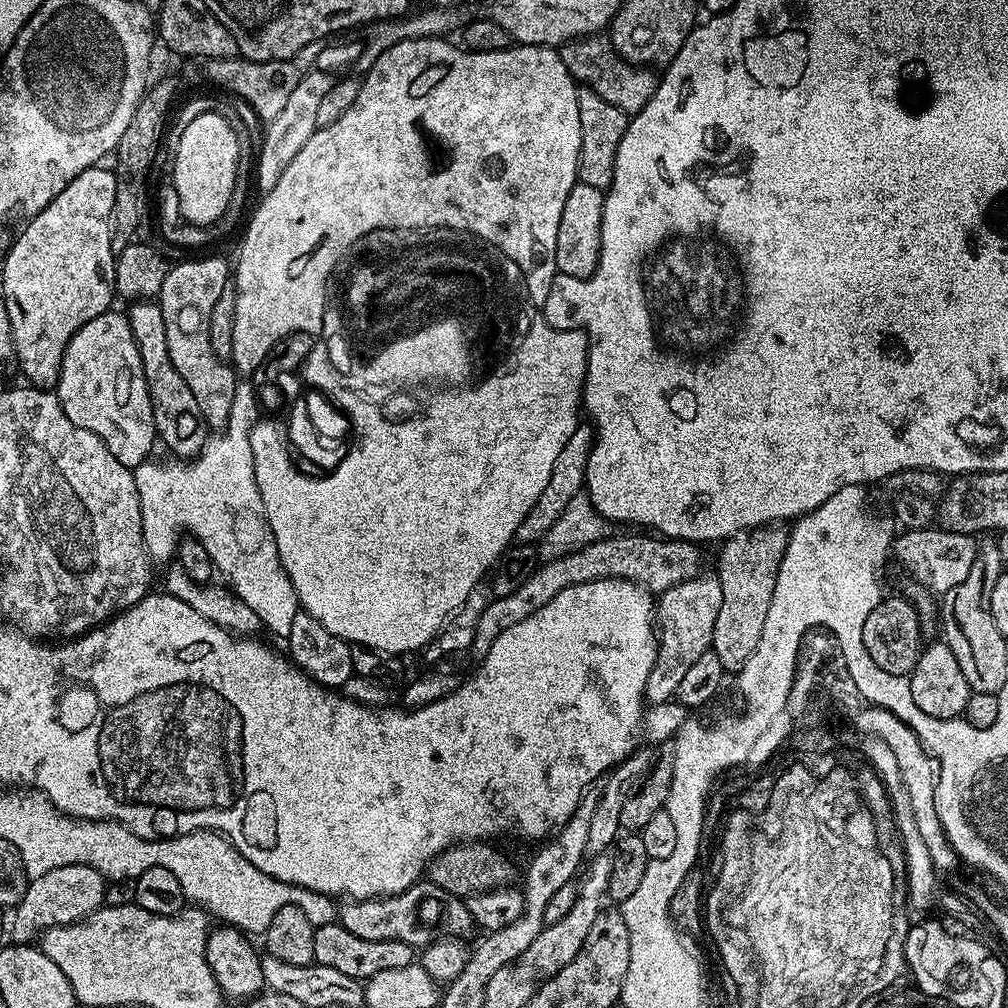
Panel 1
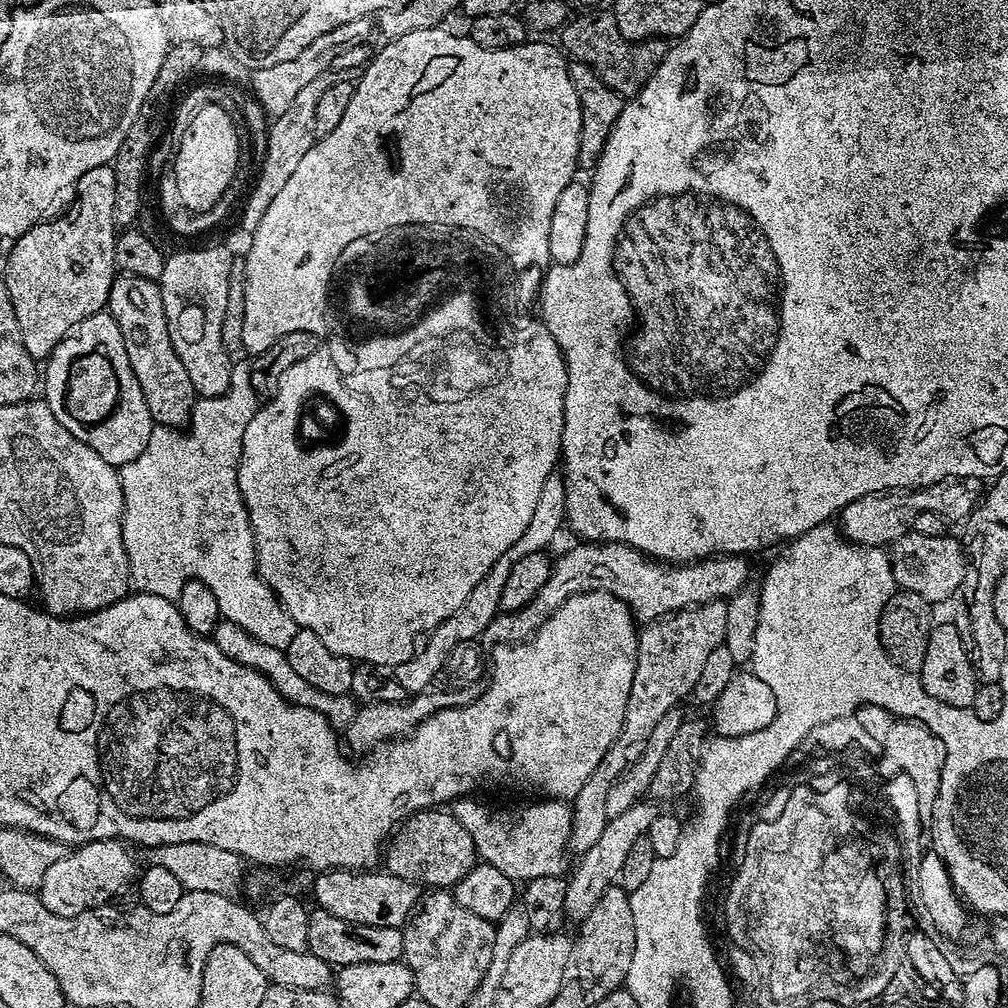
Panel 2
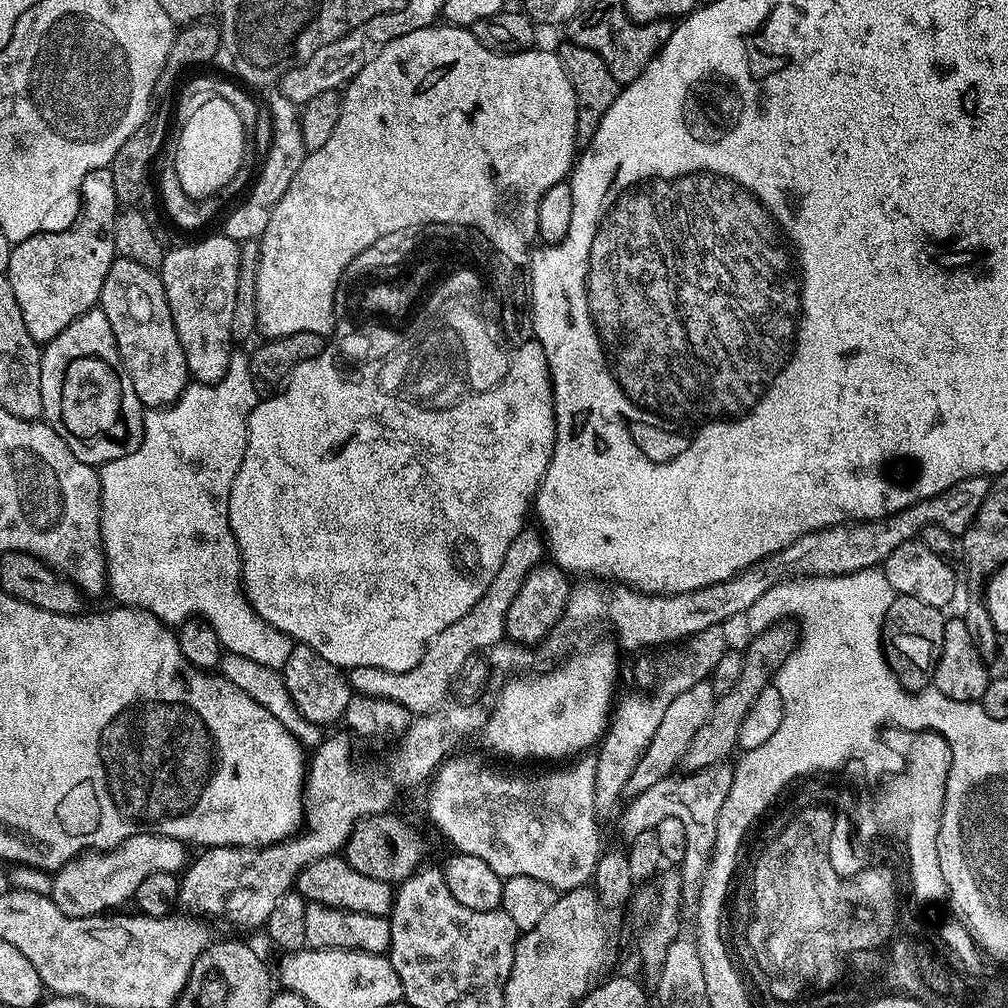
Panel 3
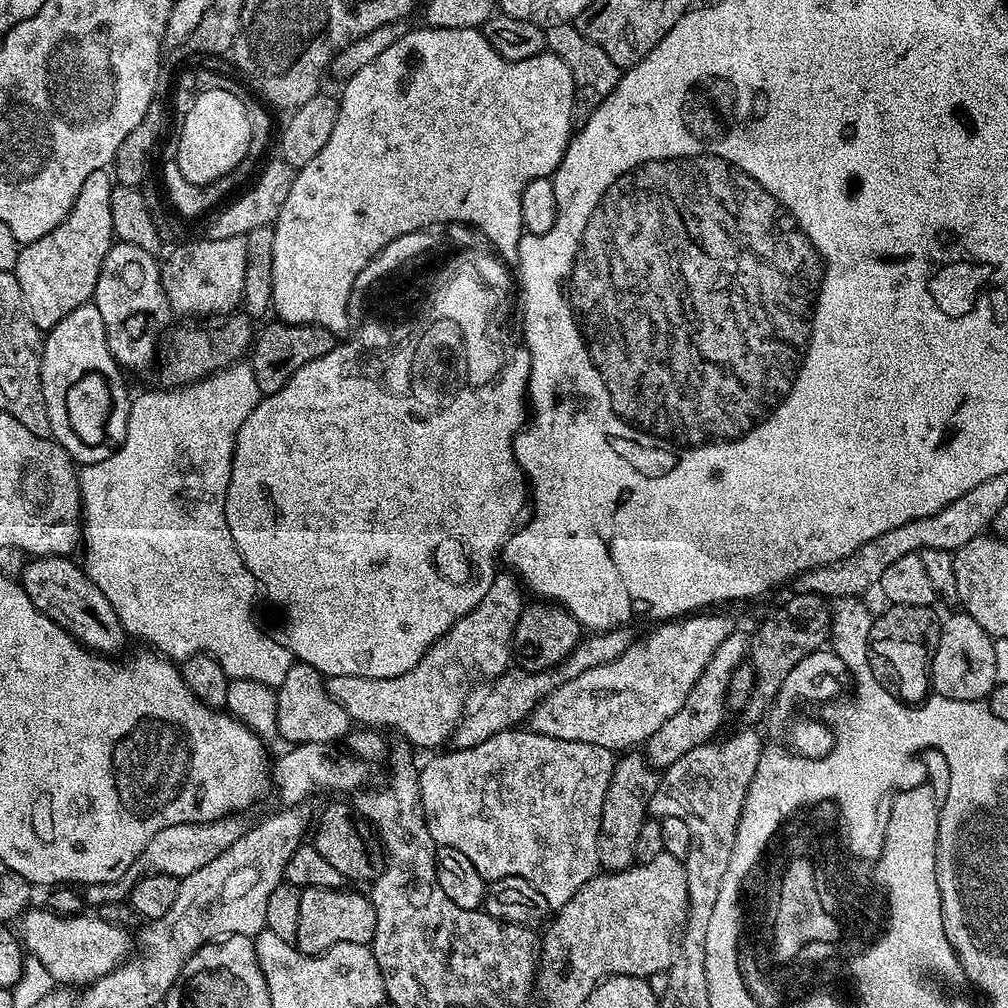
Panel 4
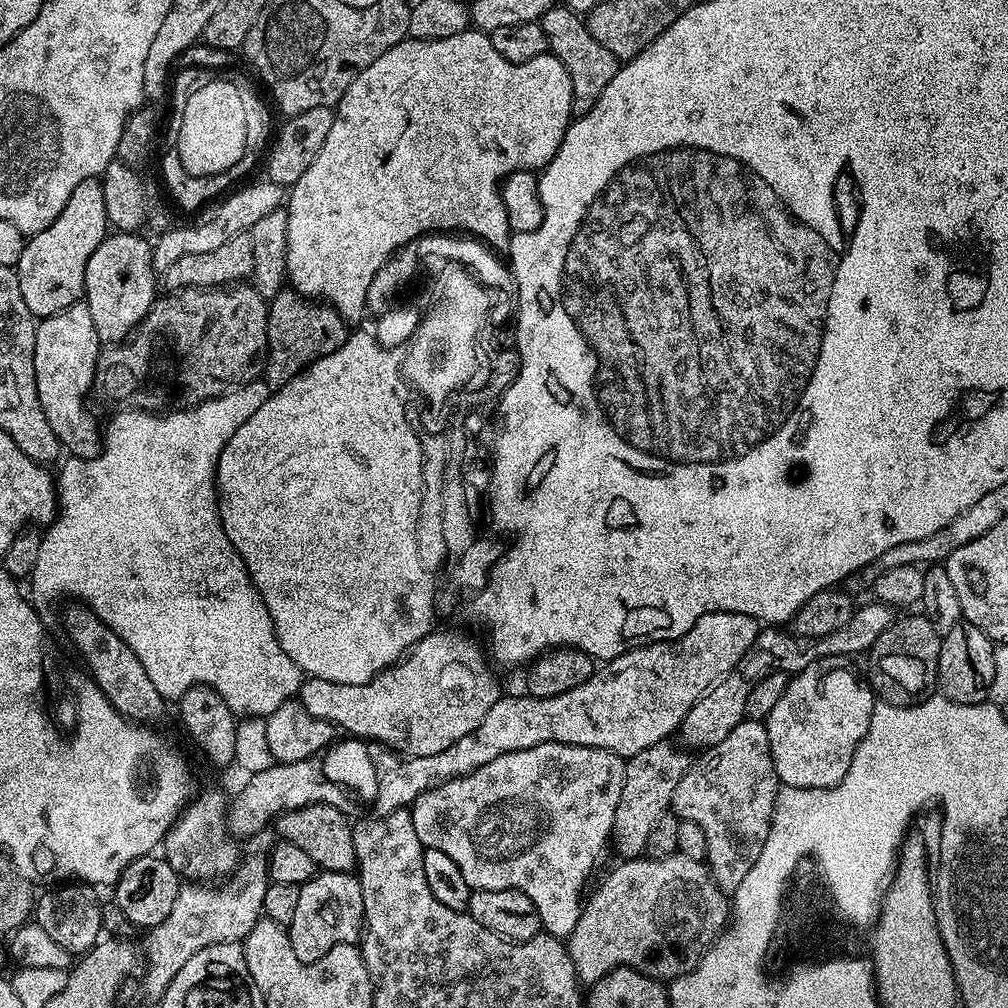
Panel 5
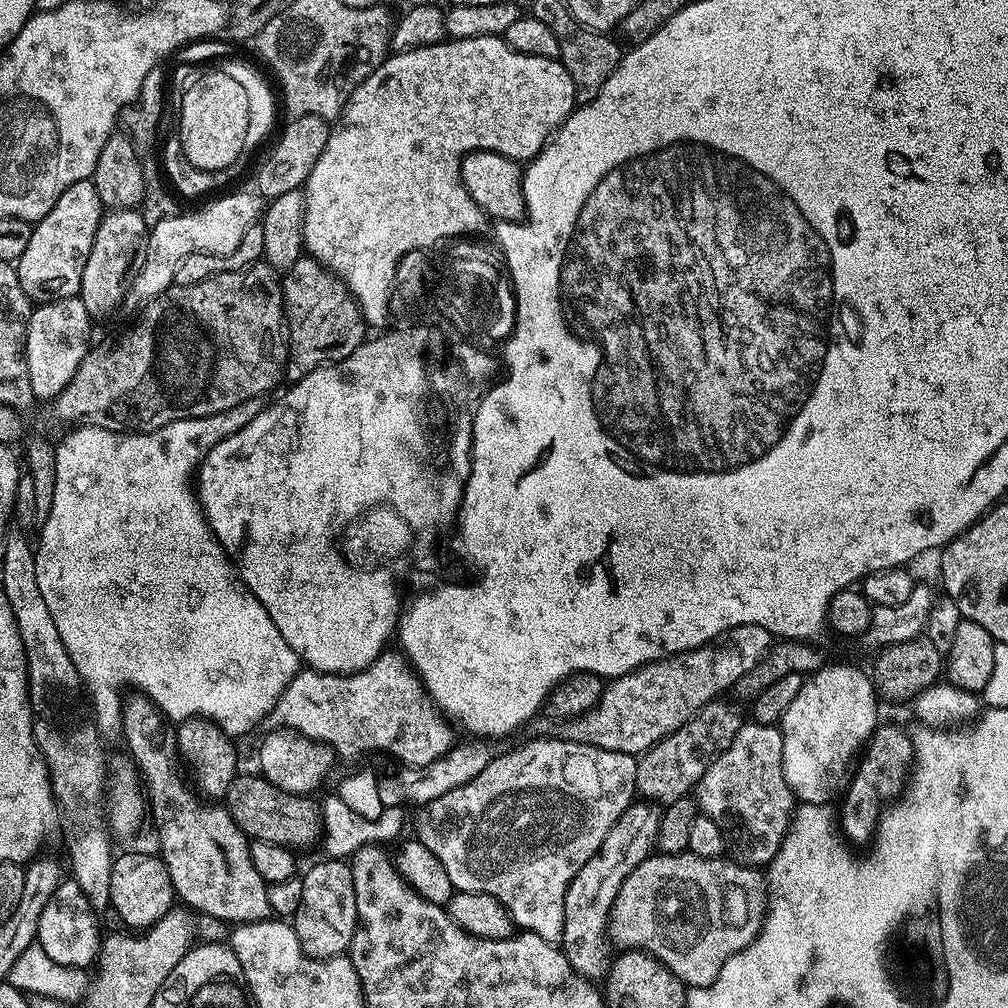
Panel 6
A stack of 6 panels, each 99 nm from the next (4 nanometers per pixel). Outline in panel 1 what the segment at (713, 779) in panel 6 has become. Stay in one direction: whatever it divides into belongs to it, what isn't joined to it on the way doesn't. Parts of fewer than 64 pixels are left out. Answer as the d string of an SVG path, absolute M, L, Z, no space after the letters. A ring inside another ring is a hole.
M611 855L593 856L583 865L578 876L578 887L574 906L570 906L570 914L553 924L545 924L544 928L530 942L530 950L526 950L522 957L522 964L528 972L540 978L553 976L566 962L574 962L574 954L582 950L582 942L586 942L586 934L590 934L590 926L594 926L594 918L605 907L608 887L610 886L610 866L612 865Z

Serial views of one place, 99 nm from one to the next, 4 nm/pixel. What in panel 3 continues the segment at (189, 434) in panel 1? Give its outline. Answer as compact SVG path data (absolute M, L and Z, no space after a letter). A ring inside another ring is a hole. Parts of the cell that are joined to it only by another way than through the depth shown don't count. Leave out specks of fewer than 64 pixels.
M120 256L112 261L110 270L106 270L106 282L102 282L98 306L106 314L110 330L114 330L114 342L118 346L122 366L126 366L126 374L130 374L134 394L138 394L141 404L173 404L188 387L190 377L186 354L182 354L166 290L159 275L151 268Z

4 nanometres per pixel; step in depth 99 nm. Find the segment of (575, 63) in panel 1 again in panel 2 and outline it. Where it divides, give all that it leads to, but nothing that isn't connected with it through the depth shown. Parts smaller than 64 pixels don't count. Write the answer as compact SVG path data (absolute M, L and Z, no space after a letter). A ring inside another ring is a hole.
M611 10L604 12L584 12L581 16L573 15L559 29L559 47L569 61L585 64L620 96L631 98L637 96L642 86L658 70L666 58L670 44L667 39L628 40L618 30L618 22Z

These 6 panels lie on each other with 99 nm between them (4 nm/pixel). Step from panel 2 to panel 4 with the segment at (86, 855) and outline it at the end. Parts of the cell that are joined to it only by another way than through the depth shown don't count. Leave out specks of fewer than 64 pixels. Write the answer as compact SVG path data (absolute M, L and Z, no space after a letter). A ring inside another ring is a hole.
M233 814L223 816L221 820L215 820L209 824L179 824L178 826L166 826L154 834L154 838L144 848L144 853L132 863L130 870L124 876L123 882L115 884L90 884L86 888L86 900L89 905L92 904L112 904L115 900L120 900L129 895L129 886L136 883L141 876L149 872L158 874L170 874L177 878L183 878L194 874L194 870L202 870L206 862L214 862L218 854L230 850L238 838L246 830L246 824L243 824L239 815Z

